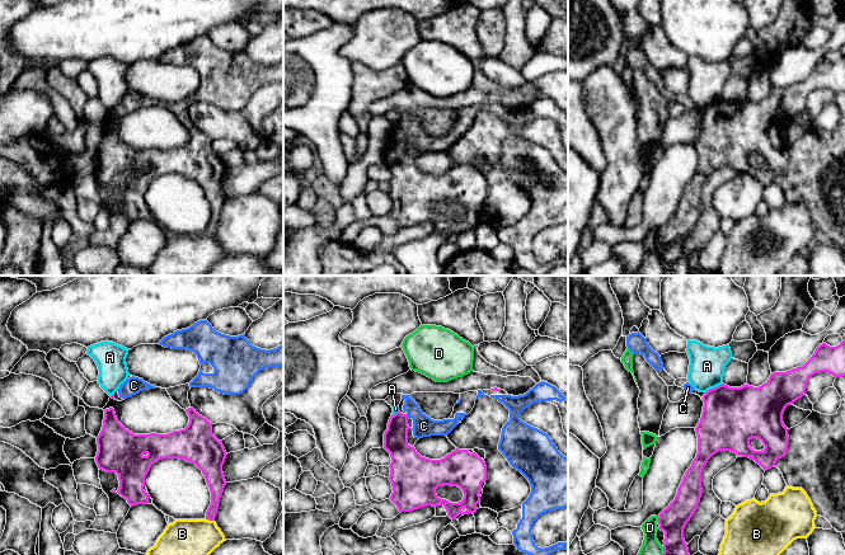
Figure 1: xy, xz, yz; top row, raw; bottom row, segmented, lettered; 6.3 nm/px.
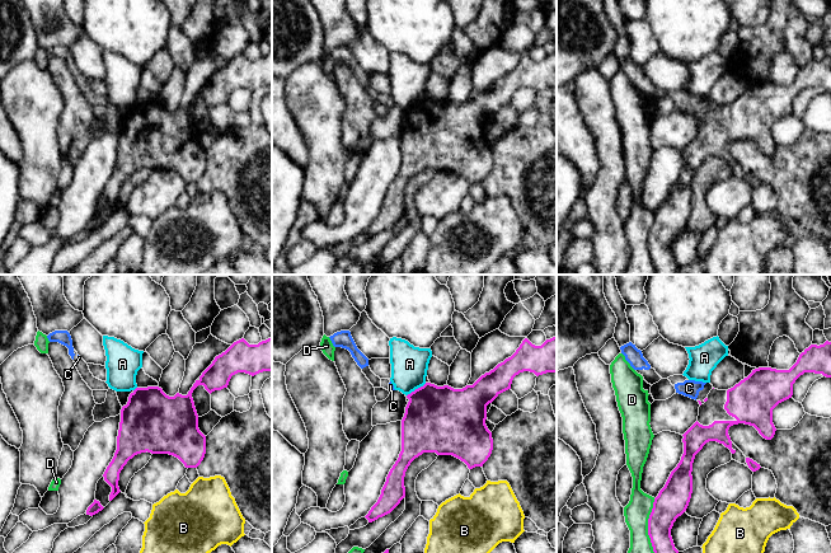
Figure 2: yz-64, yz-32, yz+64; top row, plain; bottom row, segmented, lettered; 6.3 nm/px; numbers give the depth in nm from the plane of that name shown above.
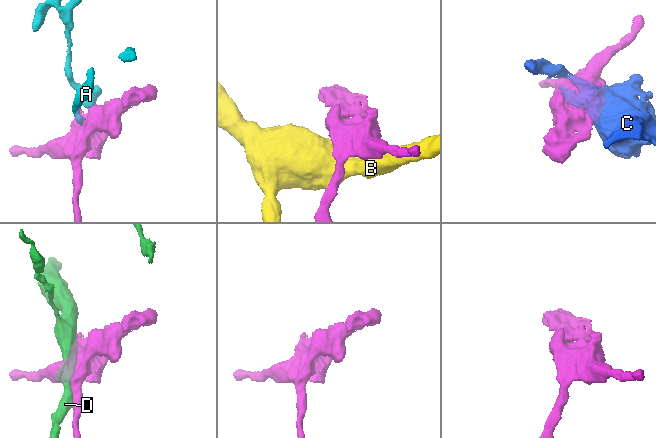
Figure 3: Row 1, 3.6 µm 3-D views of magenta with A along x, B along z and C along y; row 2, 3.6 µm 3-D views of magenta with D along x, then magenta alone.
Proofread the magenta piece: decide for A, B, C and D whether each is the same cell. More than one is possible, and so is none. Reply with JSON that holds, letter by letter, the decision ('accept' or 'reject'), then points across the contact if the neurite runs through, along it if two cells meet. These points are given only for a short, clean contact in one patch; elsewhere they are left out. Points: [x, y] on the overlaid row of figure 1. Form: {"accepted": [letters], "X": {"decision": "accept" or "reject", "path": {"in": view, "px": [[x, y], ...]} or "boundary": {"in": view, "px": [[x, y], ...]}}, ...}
{"accepted": ["C"], "A": {"decision": "reject", "boundary": {"in": "yz", "px": [[722, 382], [705, 393]]}}, "B": {"decision": "reject"}, "C": {"decision": "accept"}, "D": {"decision": "reject"}}

